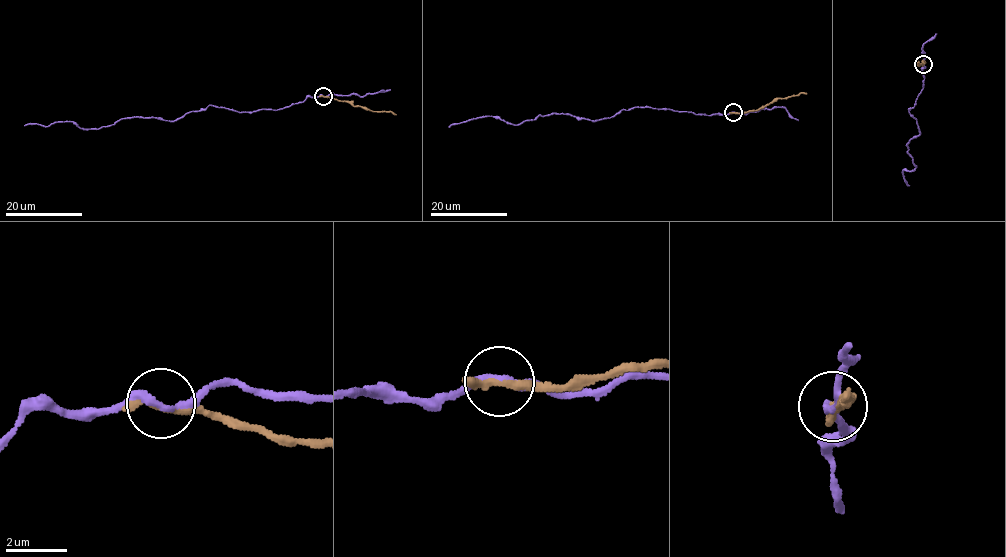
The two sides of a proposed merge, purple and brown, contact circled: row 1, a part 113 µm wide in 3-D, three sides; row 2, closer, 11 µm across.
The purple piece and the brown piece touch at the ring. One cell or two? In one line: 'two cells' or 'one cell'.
two cells

